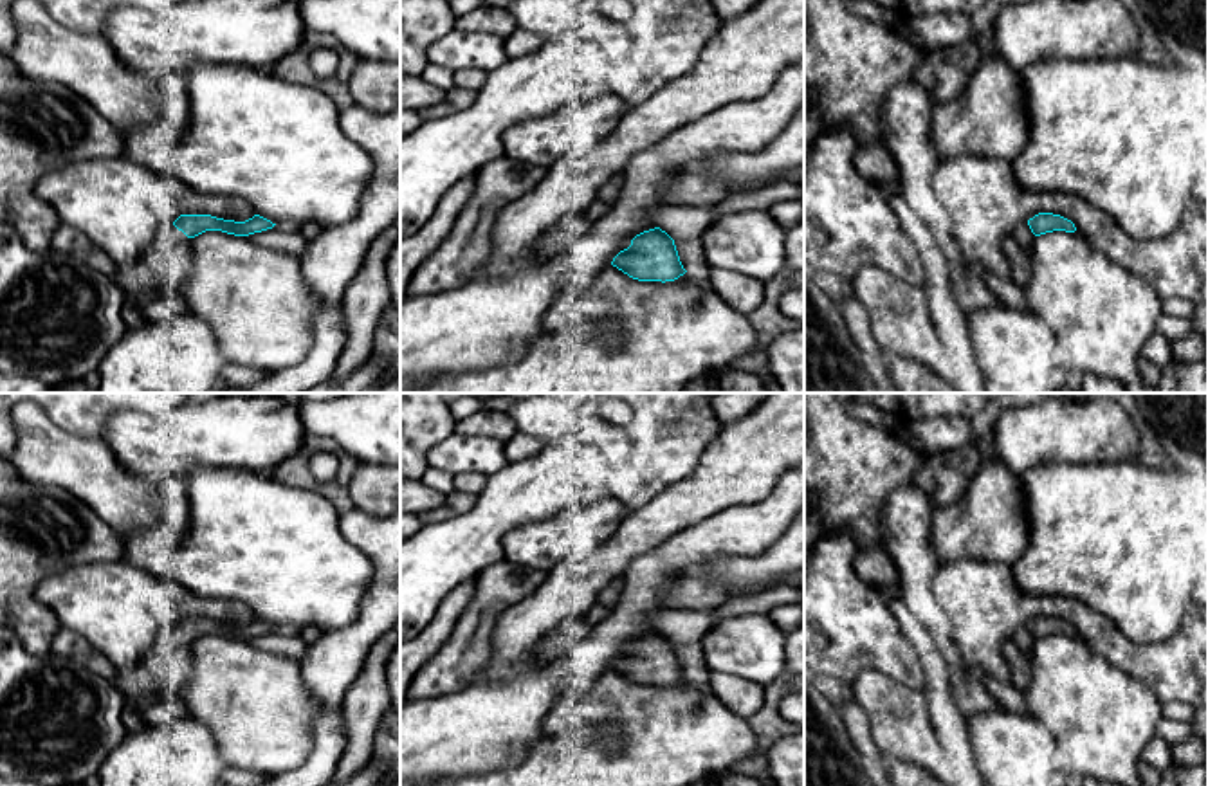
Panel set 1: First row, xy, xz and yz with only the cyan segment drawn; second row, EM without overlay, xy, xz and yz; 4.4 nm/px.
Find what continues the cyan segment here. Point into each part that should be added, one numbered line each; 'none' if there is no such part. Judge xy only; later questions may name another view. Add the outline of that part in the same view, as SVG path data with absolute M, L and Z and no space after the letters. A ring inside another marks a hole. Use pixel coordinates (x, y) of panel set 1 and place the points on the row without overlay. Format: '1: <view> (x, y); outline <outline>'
1: xy (166, 666); outline M175 629L160 635L155 649L141 663L119 669L115 687L128 701L150 703L162 687L177 685L188 672L189 645Z

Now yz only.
1: yz (1024, 639); outline M1028 627L1017 633L1017 644L1028 653L1031 651L1033 636Z

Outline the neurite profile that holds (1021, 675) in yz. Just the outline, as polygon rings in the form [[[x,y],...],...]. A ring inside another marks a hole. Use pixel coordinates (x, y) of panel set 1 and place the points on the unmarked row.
[[[1010,638],[1002,644],[1002,656],[1011,667],[1011,683],[1015,689],[1024,692],[1031,680],[1030,660],[1026,653],[1017,645],[1013,638]]]

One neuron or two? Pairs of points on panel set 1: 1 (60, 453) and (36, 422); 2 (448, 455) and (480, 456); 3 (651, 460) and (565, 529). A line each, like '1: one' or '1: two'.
1: one
2: one
3: two

